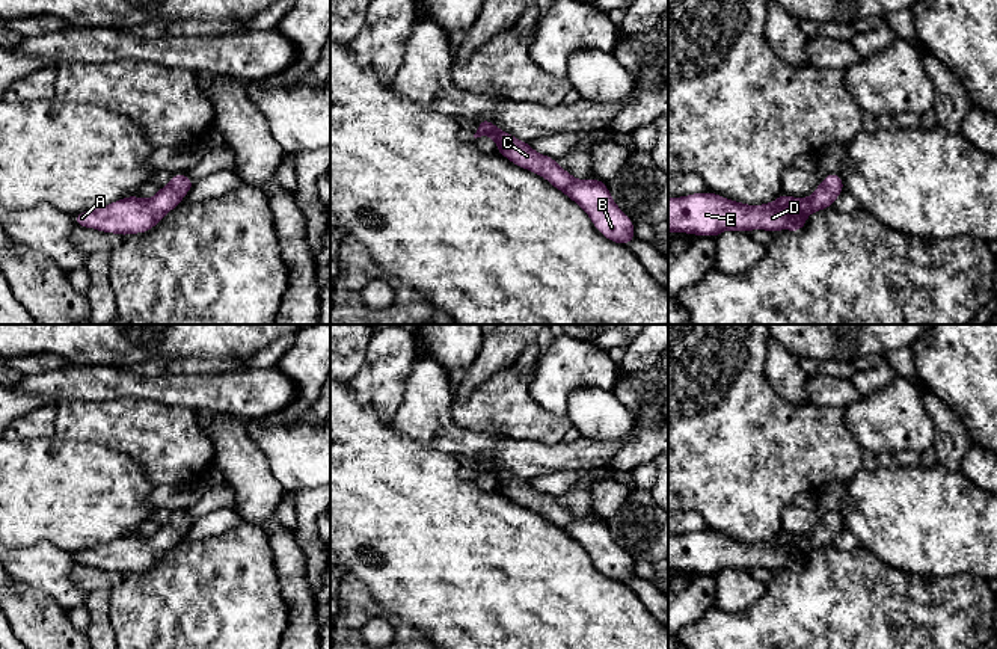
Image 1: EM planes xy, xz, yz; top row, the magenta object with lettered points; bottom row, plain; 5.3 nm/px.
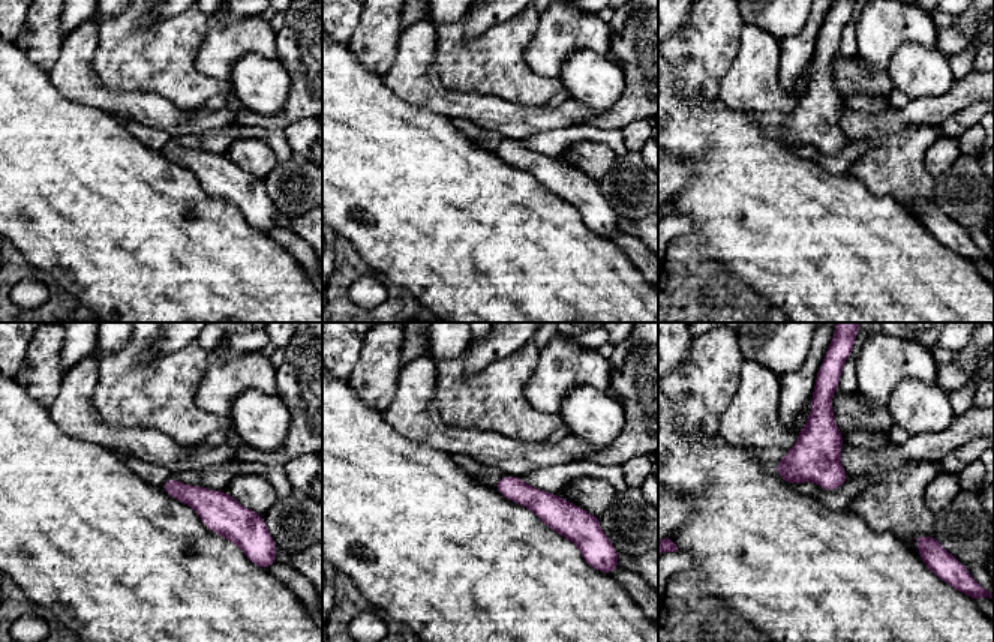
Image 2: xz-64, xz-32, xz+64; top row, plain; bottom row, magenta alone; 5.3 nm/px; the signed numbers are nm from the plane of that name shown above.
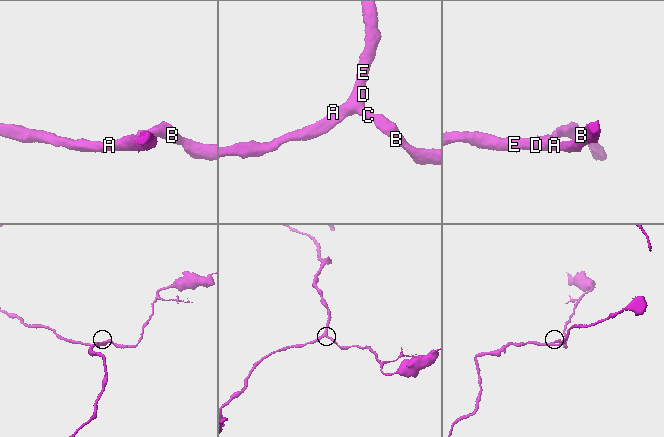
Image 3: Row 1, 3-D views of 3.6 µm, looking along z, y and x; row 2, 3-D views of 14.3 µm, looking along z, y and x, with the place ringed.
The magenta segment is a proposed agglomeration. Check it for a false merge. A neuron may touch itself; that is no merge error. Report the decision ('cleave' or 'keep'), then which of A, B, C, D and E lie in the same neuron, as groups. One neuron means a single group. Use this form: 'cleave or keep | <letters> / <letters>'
keep | A B C D E

